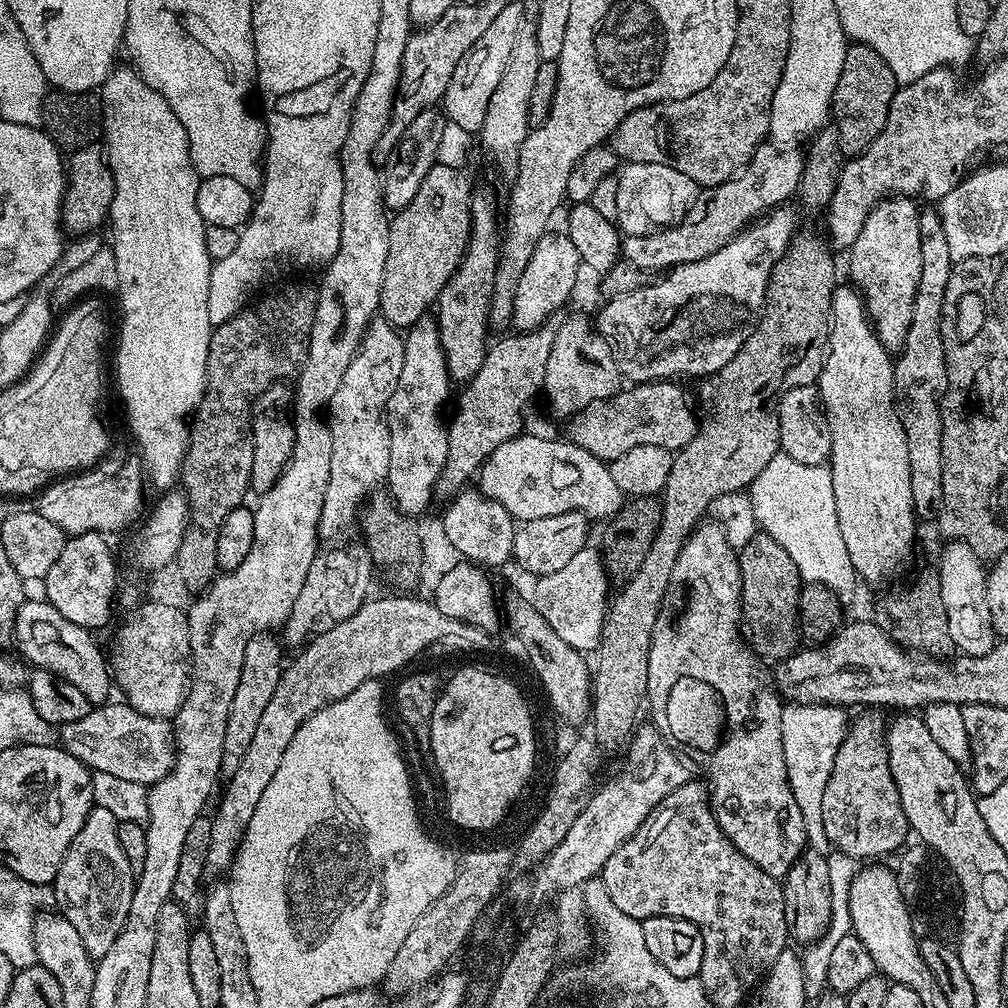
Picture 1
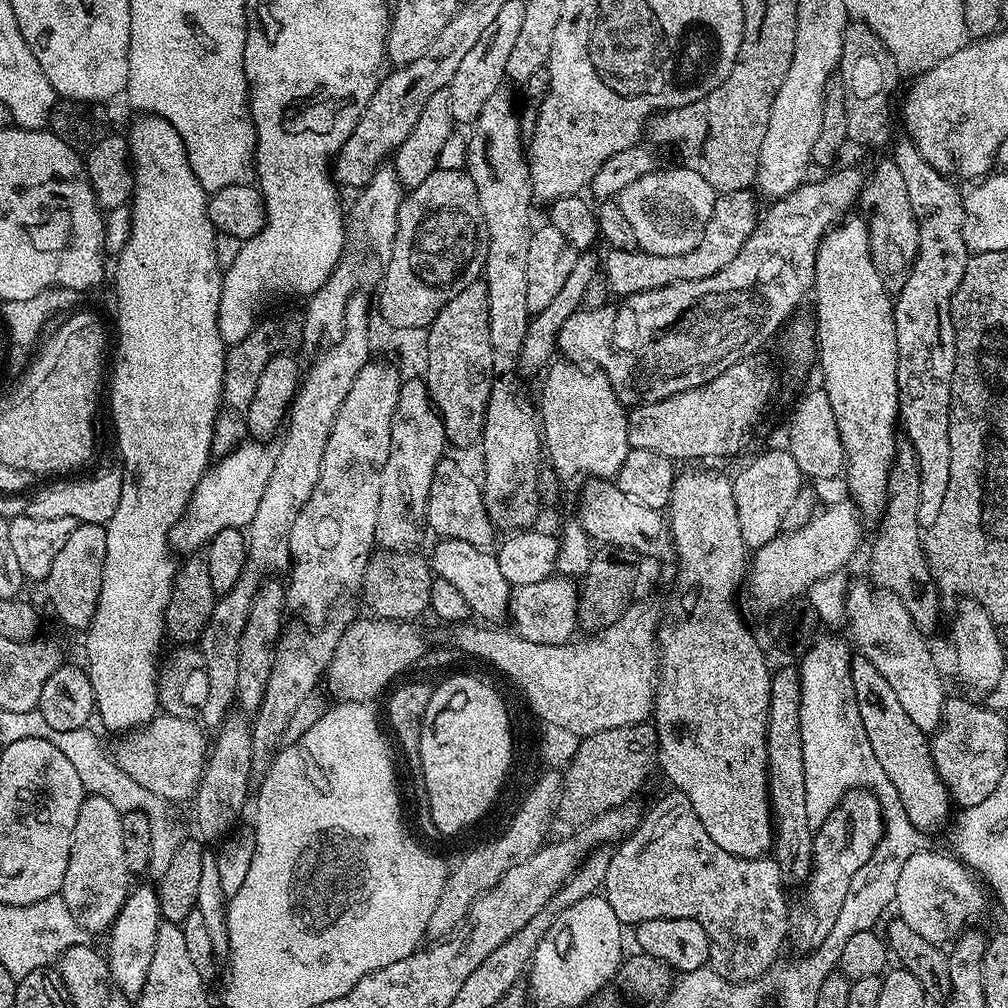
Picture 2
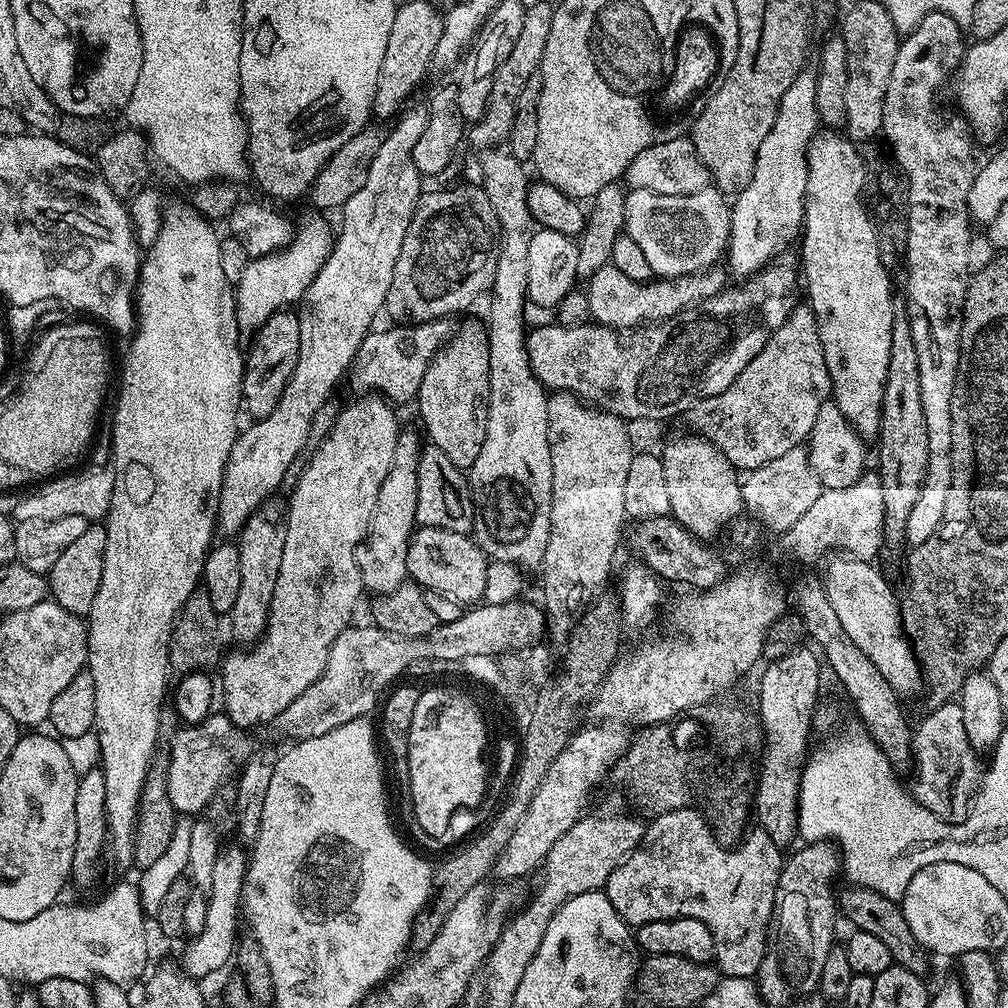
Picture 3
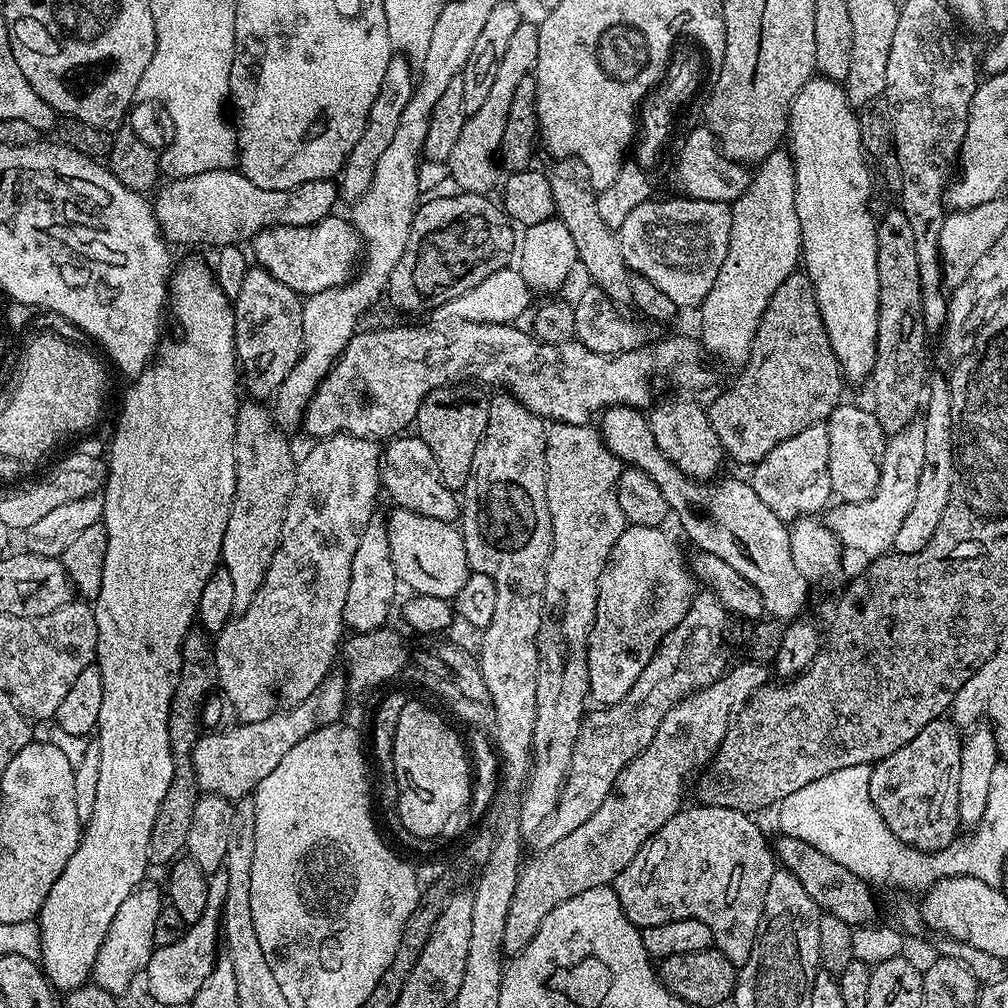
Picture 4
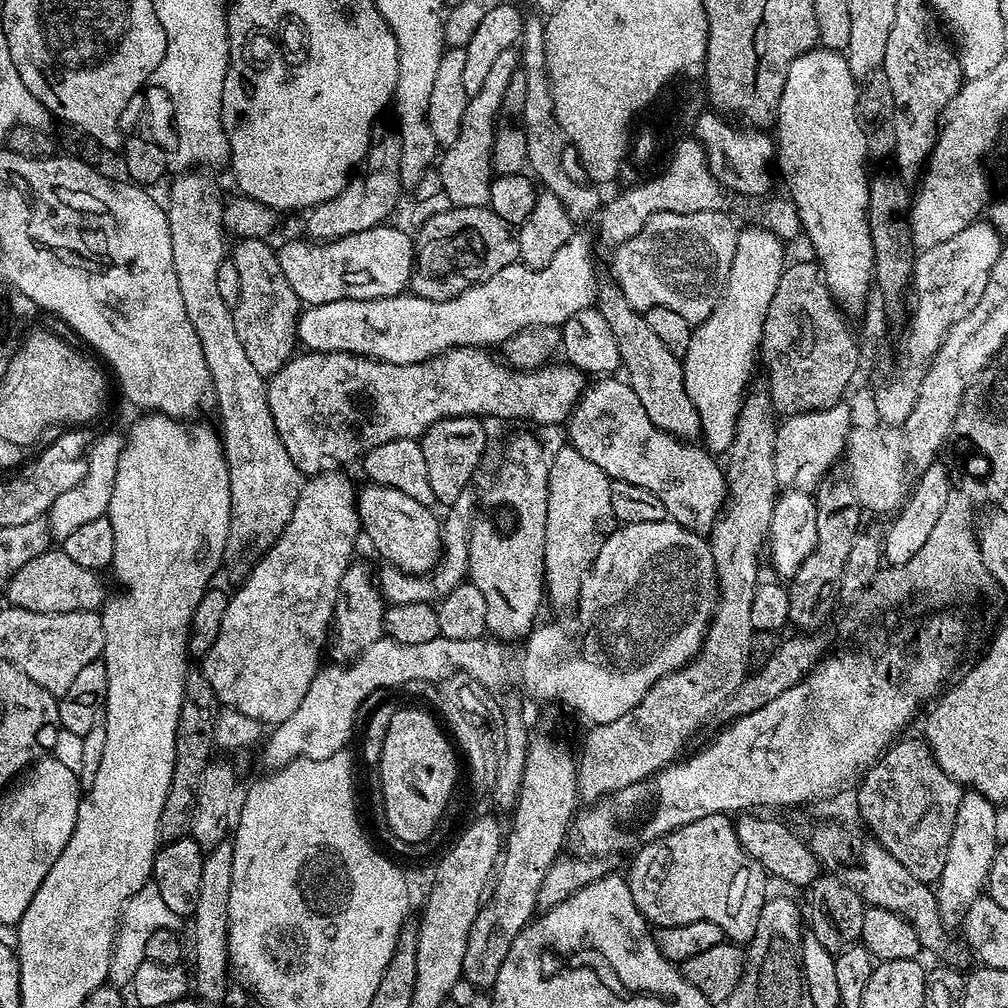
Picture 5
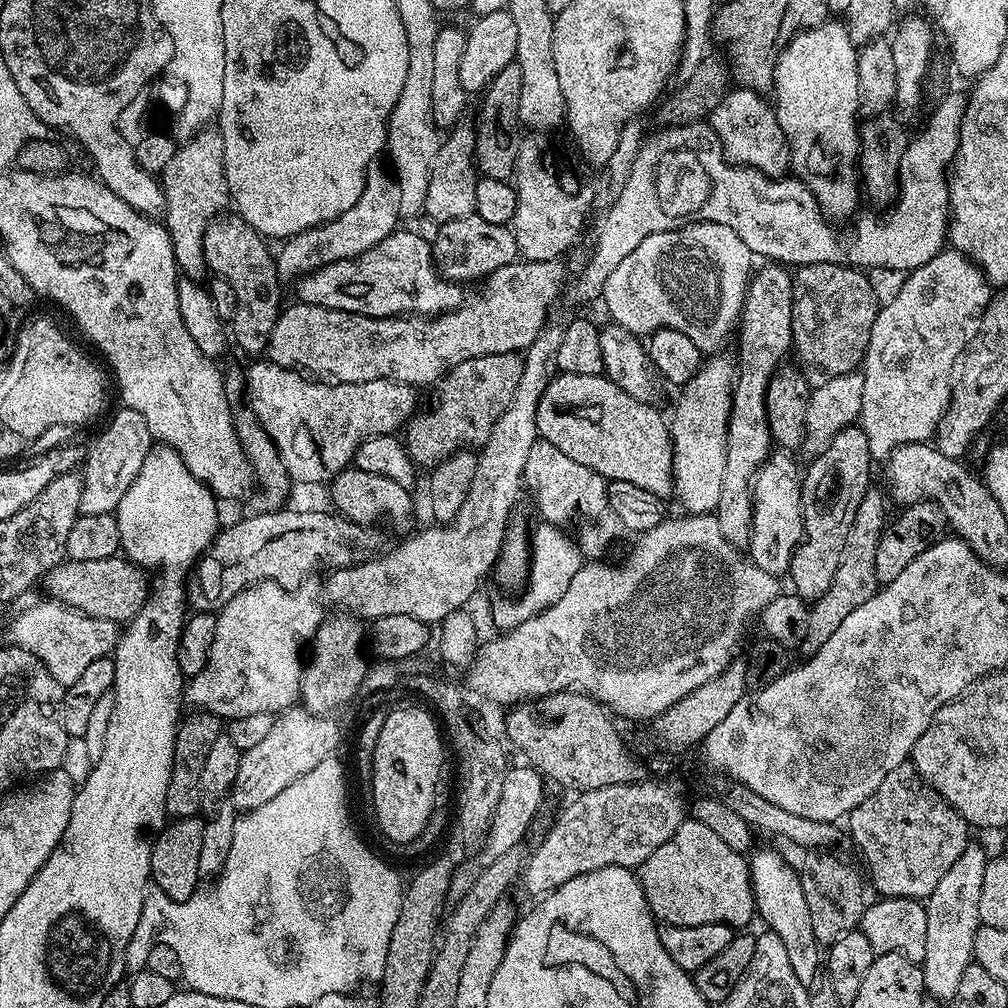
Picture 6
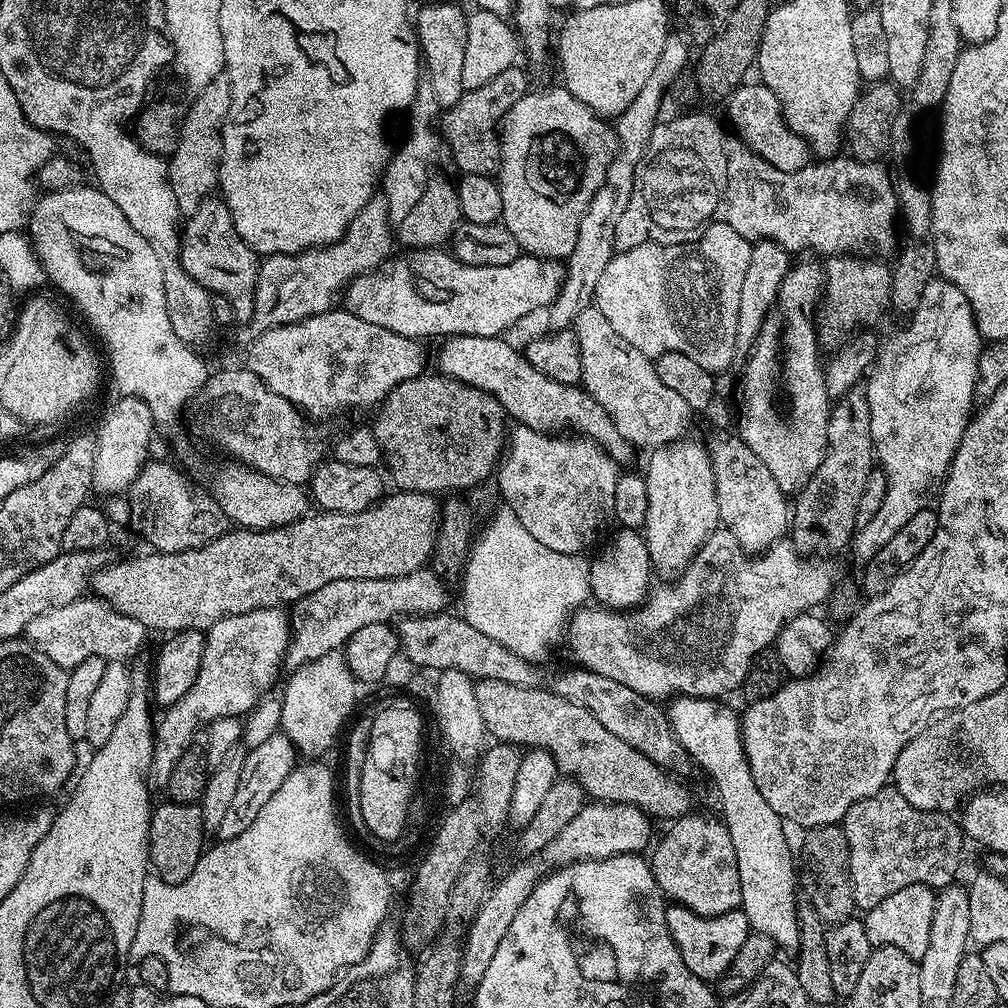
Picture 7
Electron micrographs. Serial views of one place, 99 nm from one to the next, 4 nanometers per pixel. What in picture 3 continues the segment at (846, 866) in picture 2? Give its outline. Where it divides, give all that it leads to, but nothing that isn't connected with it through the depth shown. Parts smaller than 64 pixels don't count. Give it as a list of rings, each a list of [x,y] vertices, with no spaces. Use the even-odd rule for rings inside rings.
[[[827,840],[816,843],[805,843],[791,857],[785,859],[780,869],[778,890],[776,891],[776,911],[774,913],[774,935],[771,937],[766,954],[762,958],[762,966],[758,973],[760,995],[765,1005],[788,1004],[807,992],[815,993],[820,987],[822,965],[826,963],[826,954],[834,946],[832,940],[836,936],[836,916],[838,920],[838,896],[832,893],[832,879],[836,871],[842,867],[842,856],[835,843]]]

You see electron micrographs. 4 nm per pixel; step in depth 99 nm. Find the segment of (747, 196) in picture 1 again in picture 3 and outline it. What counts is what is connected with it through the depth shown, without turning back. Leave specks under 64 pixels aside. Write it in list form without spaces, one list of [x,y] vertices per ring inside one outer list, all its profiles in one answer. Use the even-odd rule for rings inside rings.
[[[611,262],[602,266],[586,280],[588,315],[597,324],[617,330],[635,330],[649,322],[659,322],[684,311],[701,300],[715,296],[726,286],[712,274],[693,274],[679,278],[656,278],[651,282],[631,280]]]

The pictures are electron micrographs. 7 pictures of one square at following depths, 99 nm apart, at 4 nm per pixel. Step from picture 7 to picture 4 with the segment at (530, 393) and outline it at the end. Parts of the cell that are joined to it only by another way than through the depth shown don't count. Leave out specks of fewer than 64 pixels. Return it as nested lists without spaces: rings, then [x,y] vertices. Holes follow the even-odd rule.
[[[623,406],[605,408],[599,420],[598,431],[603,436],[607,448],[615,454],[617,460],[640,469],[655,482],[658,490],[662,490],[662,498],[666,498],[671,515],[680,519],[685,534],[696,543],[695,547],[699,551],[718,554],[718,558],[722,558],[722,562],[726,562],[735,572],[742,574],[742,578],[746,578],[746,582],[750,582],[750,586],[754,586],[754,590],[758,590],[758,594],[762,594],[764,611],[771,619],[791,622],[803,613],[800,611],[808,604],[810,581],[802,570],[798,570],[798,566],[794,566],[788,538],[789,525],[781,521],[778,515],[766,506],[762,498],[758,498],[758,494],[752,489],[751,483],[747,479],[717,479],[715,482],[697,482],[692,477],[682,474],[682,470],[675,468],[666,458],[666,454],[662,454],[662,450],[658,450],[658,446],[654,442],[654,434],[650,434],[650,426],[645,413],[639,408]]]

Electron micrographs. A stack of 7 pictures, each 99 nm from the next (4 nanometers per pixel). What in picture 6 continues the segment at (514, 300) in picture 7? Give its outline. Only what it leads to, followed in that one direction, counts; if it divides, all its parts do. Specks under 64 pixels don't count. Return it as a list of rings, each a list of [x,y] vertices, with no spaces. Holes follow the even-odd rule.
[[[397,230],[378,246],[358,254],[353,260],[334,262],[301,276],[299,299],[305,304],[363,316],[439,316],[463,304],[466,293],[459,283],[444,279],[432,261],[429,237]]]

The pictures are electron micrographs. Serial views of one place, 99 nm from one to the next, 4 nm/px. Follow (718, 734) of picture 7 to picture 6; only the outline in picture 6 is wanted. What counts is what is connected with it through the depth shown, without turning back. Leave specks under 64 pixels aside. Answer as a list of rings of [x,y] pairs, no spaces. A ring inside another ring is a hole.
[[[758,848],[751,853],[750,867],[752,893],[759,919],[764,919],[771,932],[782,938],[786,954],[790,954],[790,966],[794,966],[794,974],[798,974],[805,986],[815,985],[816,971],[822,968],[822,946],[814,938],[814,926],[810,926],[810,909],[806,907],[806,898],[802,894],[799,871],[795,867],[791,868],[774,849]]]

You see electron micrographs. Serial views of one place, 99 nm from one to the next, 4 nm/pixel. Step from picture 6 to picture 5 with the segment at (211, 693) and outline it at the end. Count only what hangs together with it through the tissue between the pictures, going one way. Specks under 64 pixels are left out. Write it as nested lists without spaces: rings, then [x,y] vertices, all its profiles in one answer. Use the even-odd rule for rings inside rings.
[[[331,471],[317,472],[316,475],[309,476],[303,481],[290,522],[284,527],[283,534],[273,542],[272,547],[257,559],[260,561],[251,565],[246,579],[237,587],[241,588],[236,593],[233,591],[229,595],[226,615],[222,618],[222,630],[218,630],[218,639],[214,641],[214,646],[210,646],[210,650],[202,658],[204,677],[210,682],[210,686],[214,686],[214,694],[220,699],[221,705],[242,710],[242,714],[248,715],[249,718],[258,718],[265,726],[275,726],[286,722],[286,718],[290,718],[290,714],[294,714],[294,710],[298,710],[302,698],[306,698],[306,690],[310,690],[310,682],[314,682],[316,673],[320,671],[322,667],[320,655],[323,657],[326,652],[326,641],[330,636],[332,615],[340,593],[342,574],[346,574],[349,564],[353,563],[352,551],[356,548],[356,535],[359,537],[362,532],[356,509],[357,485],[352,485],[342,473]]]

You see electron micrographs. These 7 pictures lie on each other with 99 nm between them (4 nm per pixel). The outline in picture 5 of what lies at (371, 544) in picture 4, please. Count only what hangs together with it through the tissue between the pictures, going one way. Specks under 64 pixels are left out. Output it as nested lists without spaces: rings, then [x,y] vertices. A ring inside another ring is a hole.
[[[349,564],[346,574],[342,574],[340,593],[334,606],[330,639],[326,644],[327,655],[336,662],[351,662],[374,642],[384,636],[384,610],[386,601],[380,594],[377,577],[364,564]]]

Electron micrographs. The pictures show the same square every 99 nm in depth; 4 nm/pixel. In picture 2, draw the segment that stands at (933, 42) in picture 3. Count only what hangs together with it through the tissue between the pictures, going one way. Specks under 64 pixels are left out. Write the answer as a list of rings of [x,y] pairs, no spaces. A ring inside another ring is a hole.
[[[901,138],[896,144],[896,156],[894,162],[898,166],[898,170],[902,170],[902,178],[906,178],[906,190],[910,194],[910,210],[914,210],[914,218],[918,222],[918,250],[916,251],[916,260],[912,263],[912,267],[908,269],[906,277],[903,279],[904,286],[900,293],[895,293],[894,307],[892,317],[894,318],[894,326],[896,327],[896,345],[898,346],[898,402],[900,410],[899,419],[902,421],[902,430],[908,434],[906,436],[907,443],[914,446],[914,454],[918,454],[918,478],[919,478],[919,503],[918,503],[918,522],[921,529],[928,529],[934,526],[934,518],[938,518],[938,514],[942,510],[942,502],[946,499],[946,486],[950,486],[950,394],[952,393],[952,375],[954,374],[954,366],[956,365],[956,335],[954,334],[954,326],[952,325],[952,295],[954,290],[958,290],[958,282],[962,282],[962,274],[966,274],[966,266],[968,265],[968,257],[970,255],[966,242],[962,238],[962,218],[964,217],[964,196],[959,192],[957,181],[955,179],[943,176],[938,170],[934,170],[934,166],[930,166],[930,162],[926,162],[926,158],[922,158],[919,150],[912,145],[911,140]]]

